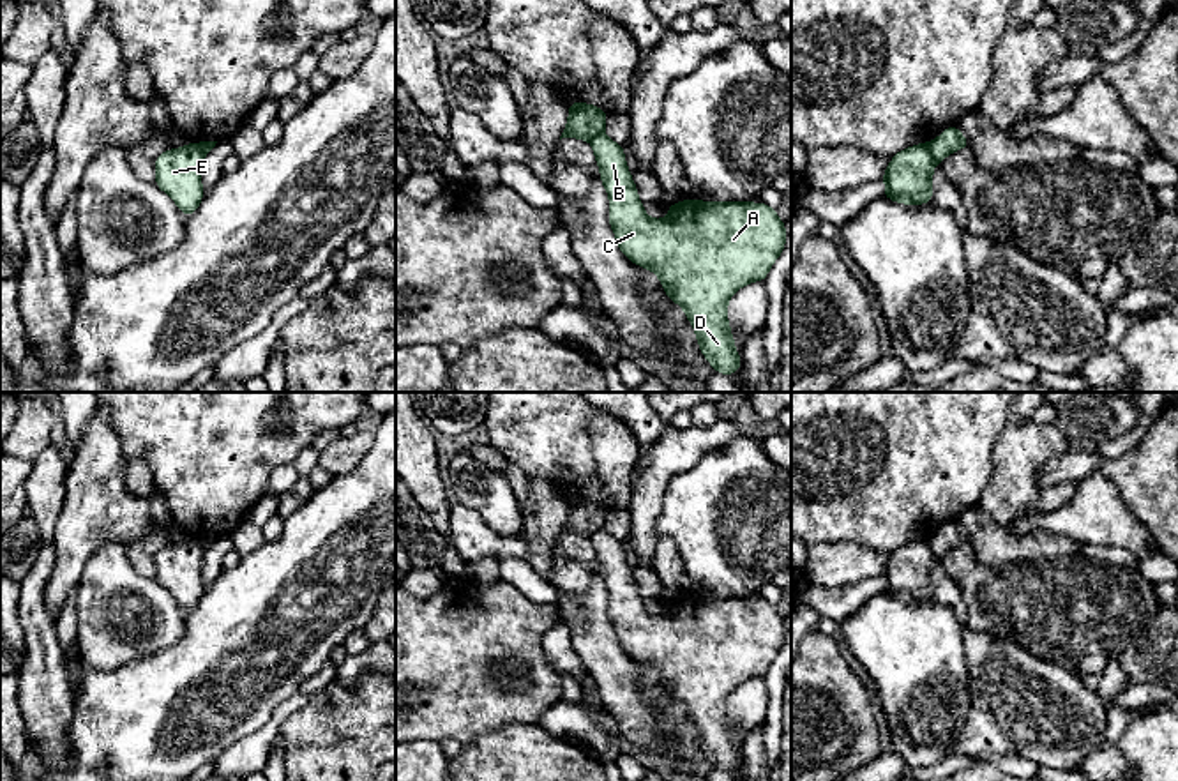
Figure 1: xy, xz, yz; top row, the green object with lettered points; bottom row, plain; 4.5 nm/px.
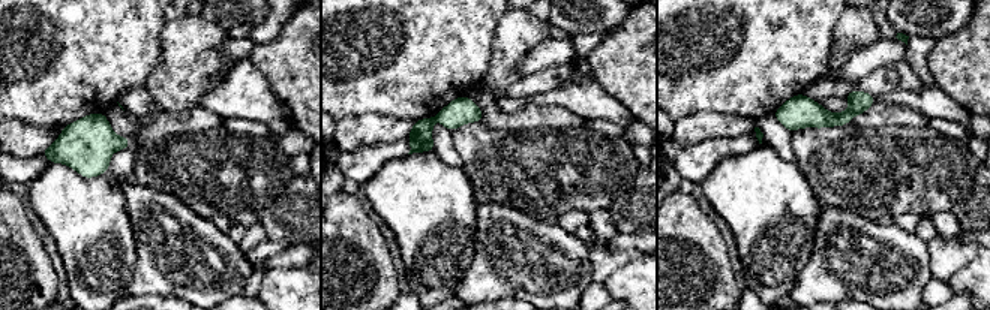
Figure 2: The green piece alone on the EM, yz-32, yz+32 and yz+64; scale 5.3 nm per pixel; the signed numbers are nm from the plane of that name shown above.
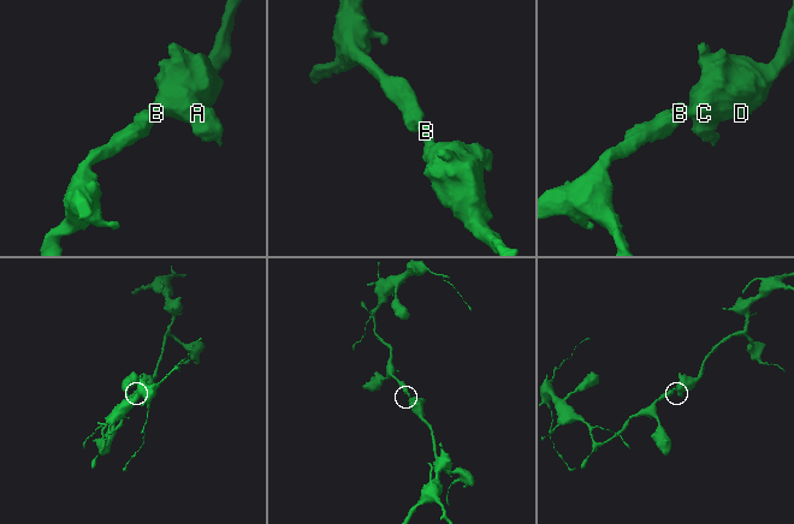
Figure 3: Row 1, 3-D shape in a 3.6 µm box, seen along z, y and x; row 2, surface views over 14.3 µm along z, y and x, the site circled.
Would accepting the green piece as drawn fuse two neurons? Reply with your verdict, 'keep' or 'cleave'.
cleave

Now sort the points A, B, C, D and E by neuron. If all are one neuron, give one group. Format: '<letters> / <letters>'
A B C D / E

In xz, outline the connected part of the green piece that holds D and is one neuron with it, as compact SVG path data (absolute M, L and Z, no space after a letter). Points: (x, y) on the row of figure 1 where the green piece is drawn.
M606 134L592 140L600 182L609 196L609 224L620 251L638 267L657 274L666 295L676 302L698 336L698 346L714 371L733 375L742 369L728 323L728 302L742 286L765 281L786 244L786 224L763 201L669 203L666 219L646 216L625 163L623 147Z

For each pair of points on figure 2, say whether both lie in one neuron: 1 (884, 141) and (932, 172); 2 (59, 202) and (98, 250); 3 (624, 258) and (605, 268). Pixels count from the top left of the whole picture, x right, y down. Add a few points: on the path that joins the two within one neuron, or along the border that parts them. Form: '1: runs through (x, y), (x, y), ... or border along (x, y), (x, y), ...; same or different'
1: runs through (896, 153), (912, 169), (920, 171); same
2: runs through (71, 214), (95, 238); same
3: runs through (620, 259), (614, 259), (609, 264); same

